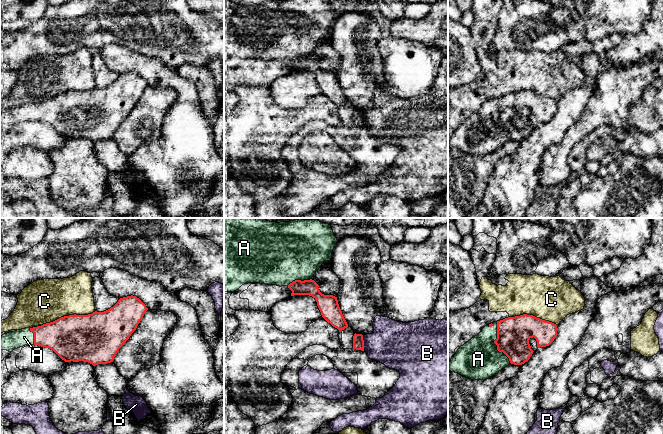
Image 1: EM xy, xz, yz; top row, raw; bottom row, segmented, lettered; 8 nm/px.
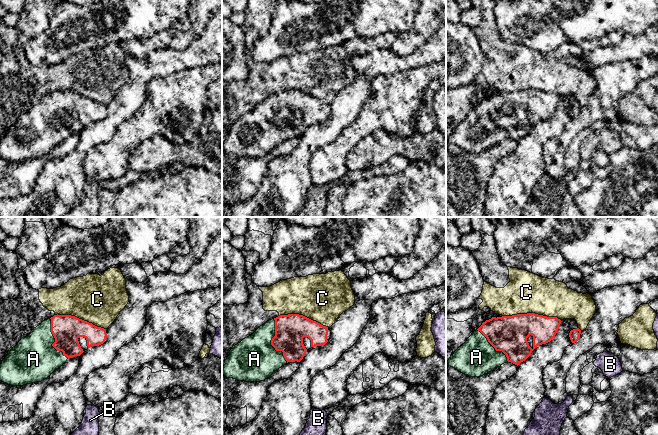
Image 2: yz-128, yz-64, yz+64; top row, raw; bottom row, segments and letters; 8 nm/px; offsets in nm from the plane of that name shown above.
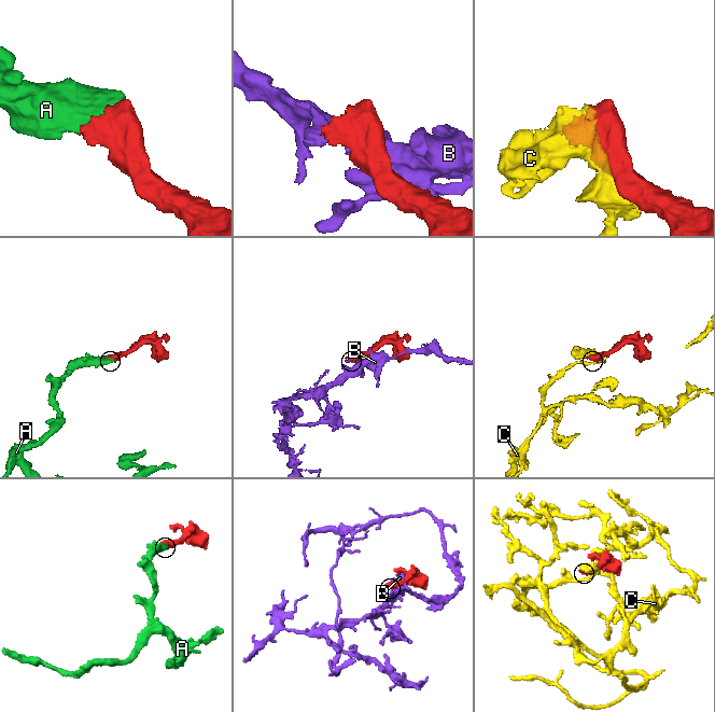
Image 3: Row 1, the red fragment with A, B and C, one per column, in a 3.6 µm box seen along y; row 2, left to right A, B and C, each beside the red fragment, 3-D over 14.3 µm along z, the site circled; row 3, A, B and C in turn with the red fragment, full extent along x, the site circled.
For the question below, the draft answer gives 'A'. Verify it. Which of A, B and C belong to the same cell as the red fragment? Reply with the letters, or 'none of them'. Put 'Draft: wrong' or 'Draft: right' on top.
Draft: right
A

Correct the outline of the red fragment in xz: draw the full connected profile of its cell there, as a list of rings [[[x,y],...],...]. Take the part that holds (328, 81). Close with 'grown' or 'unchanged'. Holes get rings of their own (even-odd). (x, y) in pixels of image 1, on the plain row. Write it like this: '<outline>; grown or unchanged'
[[[224,0],[224,69],[234,68],[248,59],[287,62],[292,67],[291,72],[312,72],[317,78],[322,93],[339,107],[344,106],[348,100],[337,73],[322,70],[319,61],[312,55],[324,38],[331,38],[337,18],[329,0]]]; grown

